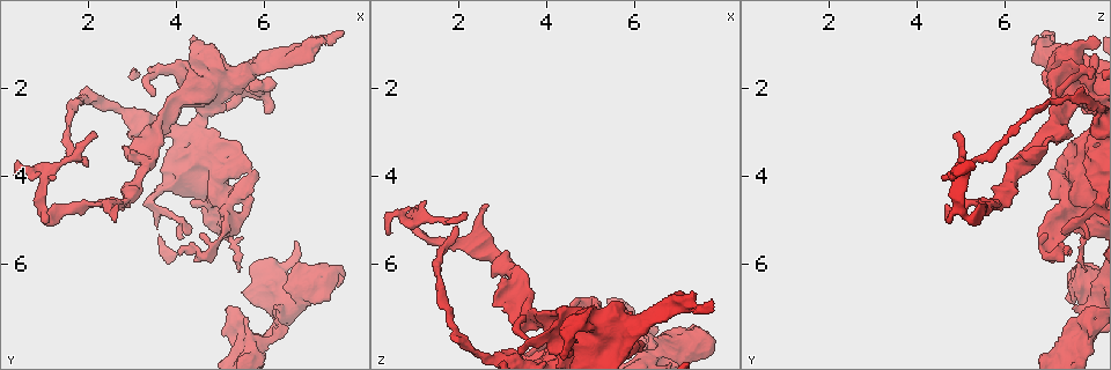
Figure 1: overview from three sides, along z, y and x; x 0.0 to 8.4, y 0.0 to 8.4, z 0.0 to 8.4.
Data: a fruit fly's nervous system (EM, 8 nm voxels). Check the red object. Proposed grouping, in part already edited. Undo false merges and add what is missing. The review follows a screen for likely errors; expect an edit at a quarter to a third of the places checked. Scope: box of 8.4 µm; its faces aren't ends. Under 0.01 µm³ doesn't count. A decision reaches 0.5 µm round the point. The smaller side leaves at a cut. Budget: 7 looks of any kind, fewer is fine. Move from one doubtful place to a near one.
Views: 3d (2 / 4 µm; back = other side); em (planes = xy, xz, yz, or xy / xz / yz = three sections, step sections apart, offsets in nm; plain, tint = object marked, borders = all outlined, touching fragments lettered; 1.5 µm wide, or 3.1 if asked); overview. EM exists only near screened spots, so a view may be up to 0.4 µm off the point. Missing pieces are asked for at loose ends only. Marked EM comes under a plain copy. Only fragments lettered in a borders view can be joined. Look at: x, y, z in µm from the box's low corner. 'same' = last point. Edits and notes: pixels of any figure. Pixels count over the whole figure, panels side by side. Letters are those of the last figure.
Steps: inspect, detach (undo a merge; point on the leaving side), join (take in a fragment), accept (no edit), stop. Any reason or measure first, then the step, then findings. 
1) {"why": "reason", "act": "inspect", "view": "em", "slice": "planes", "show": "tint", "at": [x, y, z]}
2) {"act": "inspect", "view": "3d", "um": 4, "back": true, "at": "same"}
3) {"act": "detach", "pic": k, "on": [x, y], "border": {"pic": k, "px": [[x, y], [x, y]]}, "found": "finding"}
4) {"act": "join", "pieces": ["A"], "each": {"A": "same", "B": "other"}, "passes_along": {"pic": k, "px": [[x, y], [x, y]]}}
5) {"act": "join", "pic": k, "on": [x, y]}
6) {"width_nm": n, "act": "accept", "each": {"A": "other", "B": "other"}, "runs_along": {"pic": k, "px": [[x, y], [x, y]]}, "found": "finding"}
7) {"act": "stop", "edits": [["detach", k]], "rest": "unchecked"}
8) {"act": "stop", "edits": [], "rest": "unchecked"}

{"why": "free end", "act": "inspect", "view": "3d", "um": 4, "at": [2.25, 3.05, 4.95]}

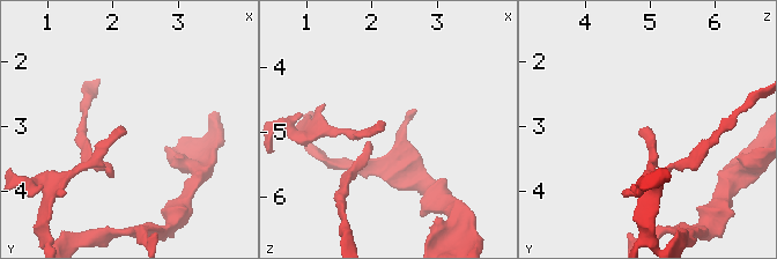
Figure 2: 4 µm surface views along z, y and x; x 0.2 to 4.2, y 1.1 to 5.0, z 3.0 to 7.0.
{"why": "now the EM", "act": "inspect", "view": "em", "slice": "yz", "step": 8, "show": "borders", "at": [2.15, 3.05, 5.00]}

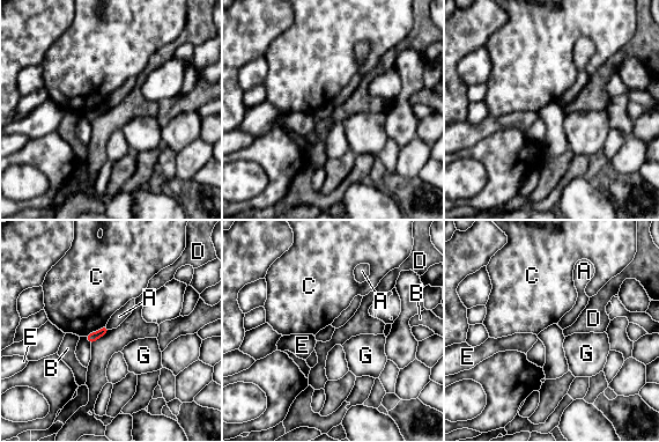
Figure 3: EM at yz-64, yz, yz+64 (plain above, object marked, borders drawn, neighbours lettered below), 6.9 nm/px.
{"why": "cut it another way", "act": "inspect", "view": "em", "slice": "planes", "show": "borders", "at": "same"}

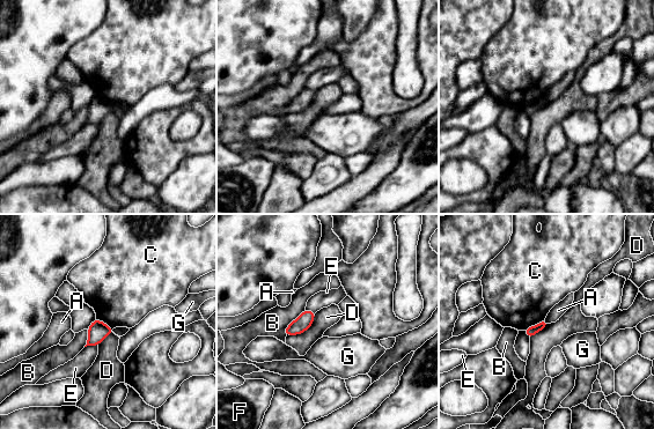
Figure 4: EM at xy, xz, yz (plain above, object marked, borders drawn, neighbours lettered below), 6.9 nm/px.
{"act": "accept", "each": {"A": "other", "B": "other", "C": "other", "D": "other", "E": "other", "F": "other", "G": "other"}, "border": {"pic": 4, "px": [[316, 312], [305, 331], [287, 335]]}, "found": "no lettered fragment goes on from it"}

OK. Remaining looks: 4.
{"why": "closes a loop", "act": "inspect", "view": "em", "um": 3.1, "slice": "planes", "show": "borders", "at": [3.60, 2.85, 7.10]}

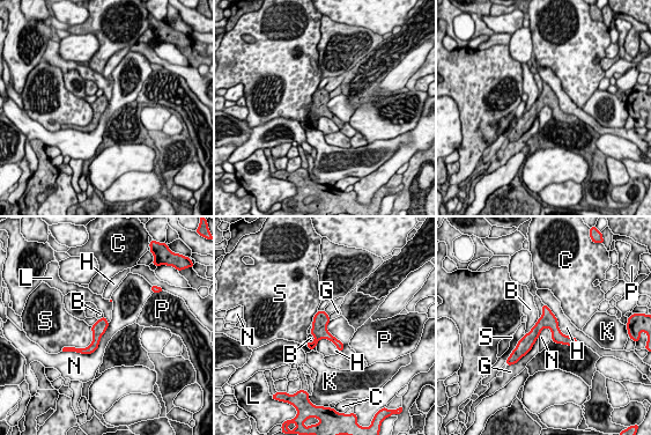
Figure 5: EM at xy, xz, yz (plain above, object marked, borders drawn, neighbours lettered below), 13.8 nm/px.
{"width_nm": 200, "longest_contact_nm": ["H", 700], "act": "accept", "each": {"B": "other", "C": "other", "G": "other", "H": "other", "K": "other", "L": "other", "N": "other", "P": "other", "S": "other"}, "found": "all the same neuron"}

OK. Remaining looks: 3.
{"why": "thin end", "act": "inspect", "view": "3d", "um": 4, "at": [4.05, 5.50, 7.90]}

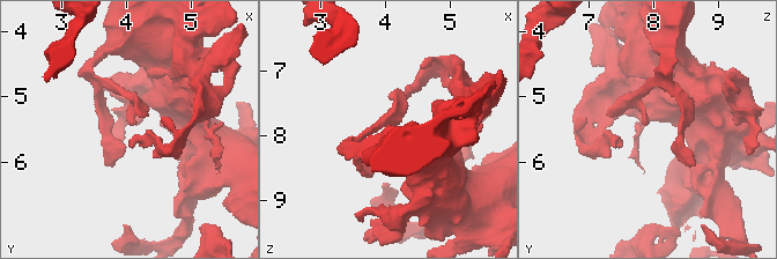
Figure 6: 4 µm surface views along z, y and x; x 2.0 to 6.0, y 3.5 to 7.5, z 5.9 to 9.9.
{"act": "inspect", "view": "em", "slice": "yz", "step": 8, "show": "tint", "at": [4.10, 5.45, 7.90]}

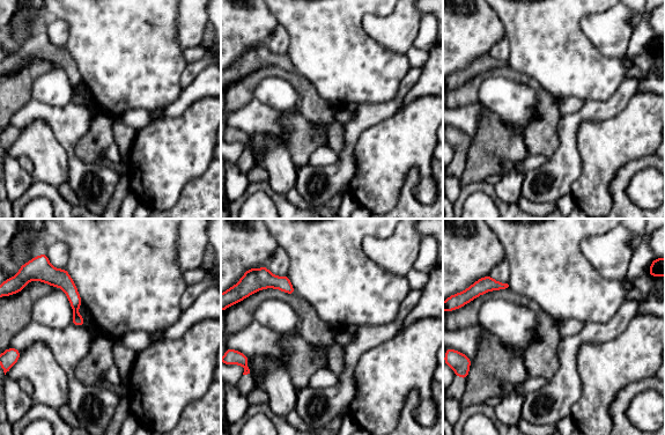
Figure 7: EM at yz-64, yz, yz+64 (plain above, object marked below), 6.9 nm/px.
{"why": "cut it another way", "act": "inspect", "view": "em", "slice": "planes", "show": "borders", "at": "same"}

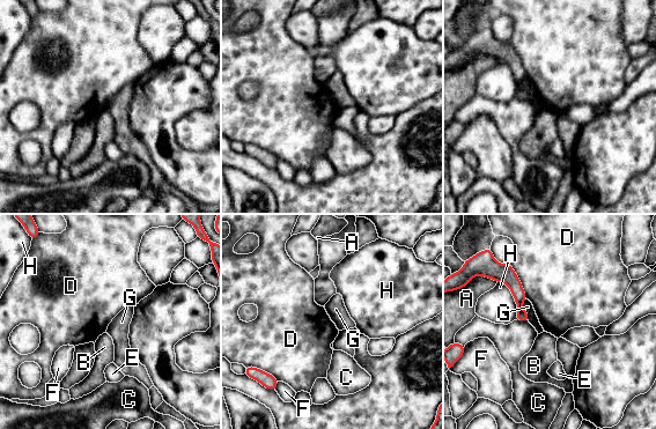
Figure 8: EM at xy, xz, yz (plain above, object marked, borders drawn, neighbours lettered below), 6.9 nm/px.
{"act": "accept", "each": {"A": "other", "B": "other", "C": "other", "D": "other", "E": "other", "F": "other", "G": "other", "H": "other"}, "border": {"pic": 8, "px": [[516, 319], [528, 322]]}, "found": "no lettered fragment goes on from it"}

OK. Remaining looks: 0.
{"act": "stop", "edits": [], "rest": "unchecked"}

